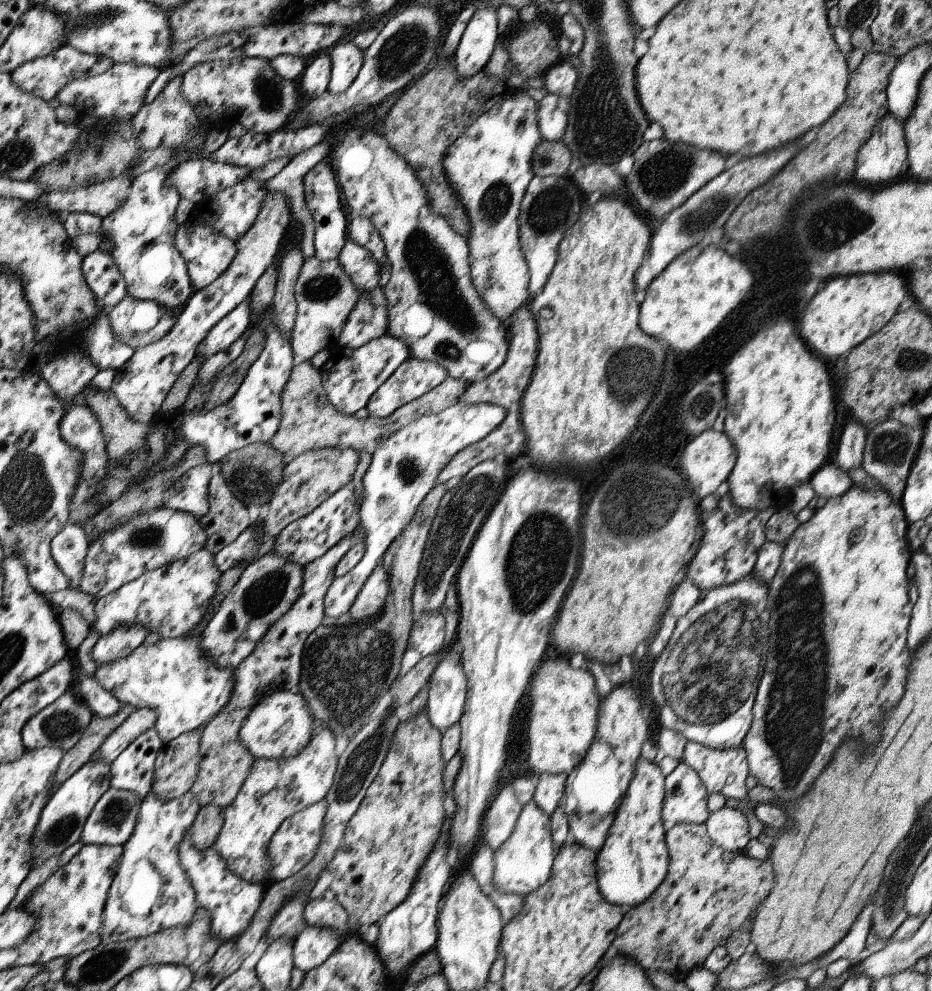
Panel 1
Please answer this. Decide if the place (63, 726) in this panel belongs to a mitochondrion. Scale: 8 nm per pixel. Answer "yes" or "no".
yes

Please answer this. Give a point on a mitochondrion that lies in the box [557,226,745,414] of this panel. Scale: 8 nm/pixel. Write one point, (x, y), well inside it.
(622, 368)

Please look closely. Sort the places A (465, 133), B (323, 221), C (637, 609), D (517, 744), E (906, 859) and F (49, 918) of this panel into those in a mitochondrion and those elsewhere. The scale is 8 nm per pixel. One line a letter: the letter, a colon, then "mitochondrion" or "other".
A: other
B: other
C: other
D: other
E: mitochondrion
F: other

